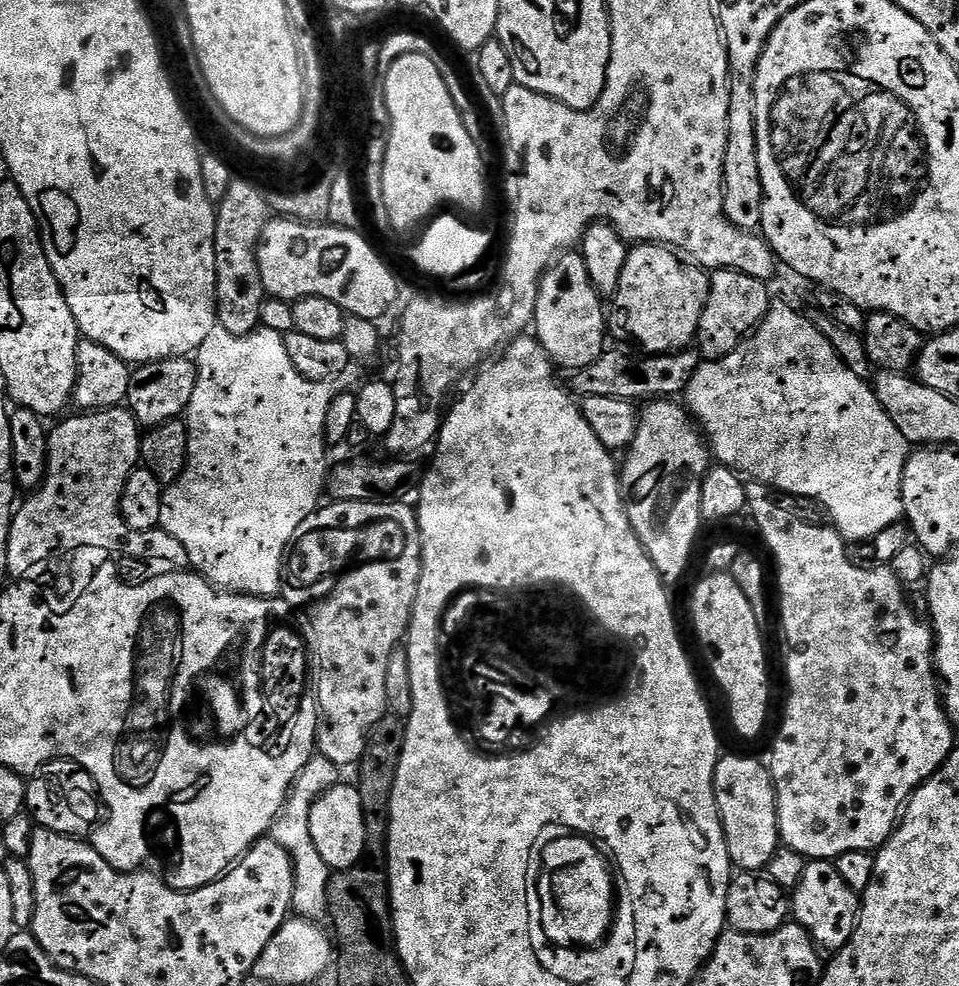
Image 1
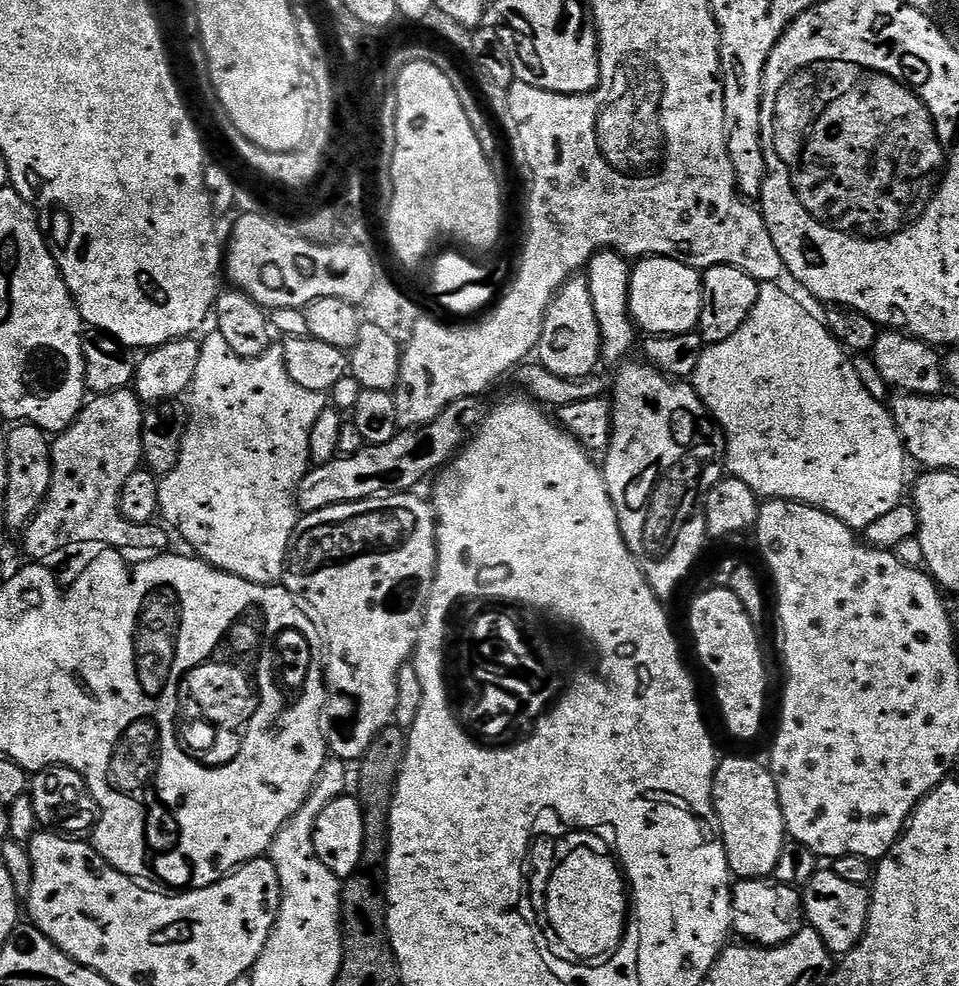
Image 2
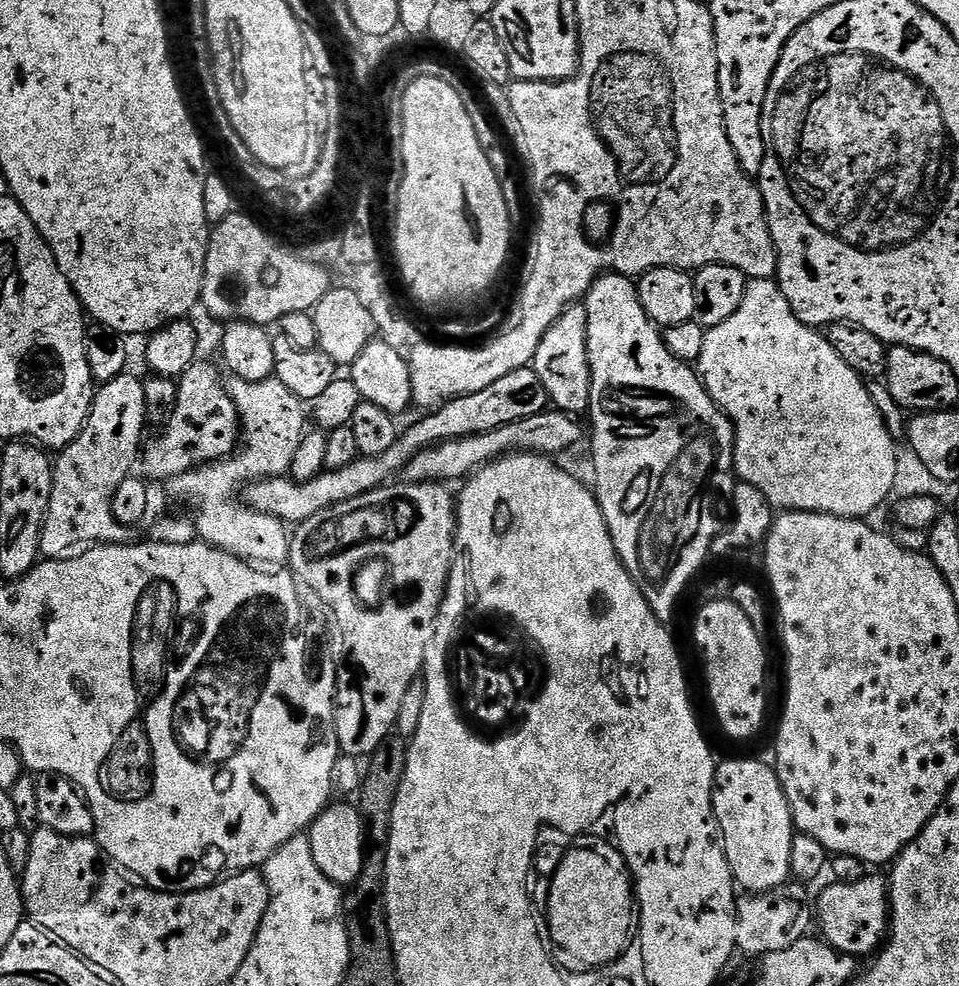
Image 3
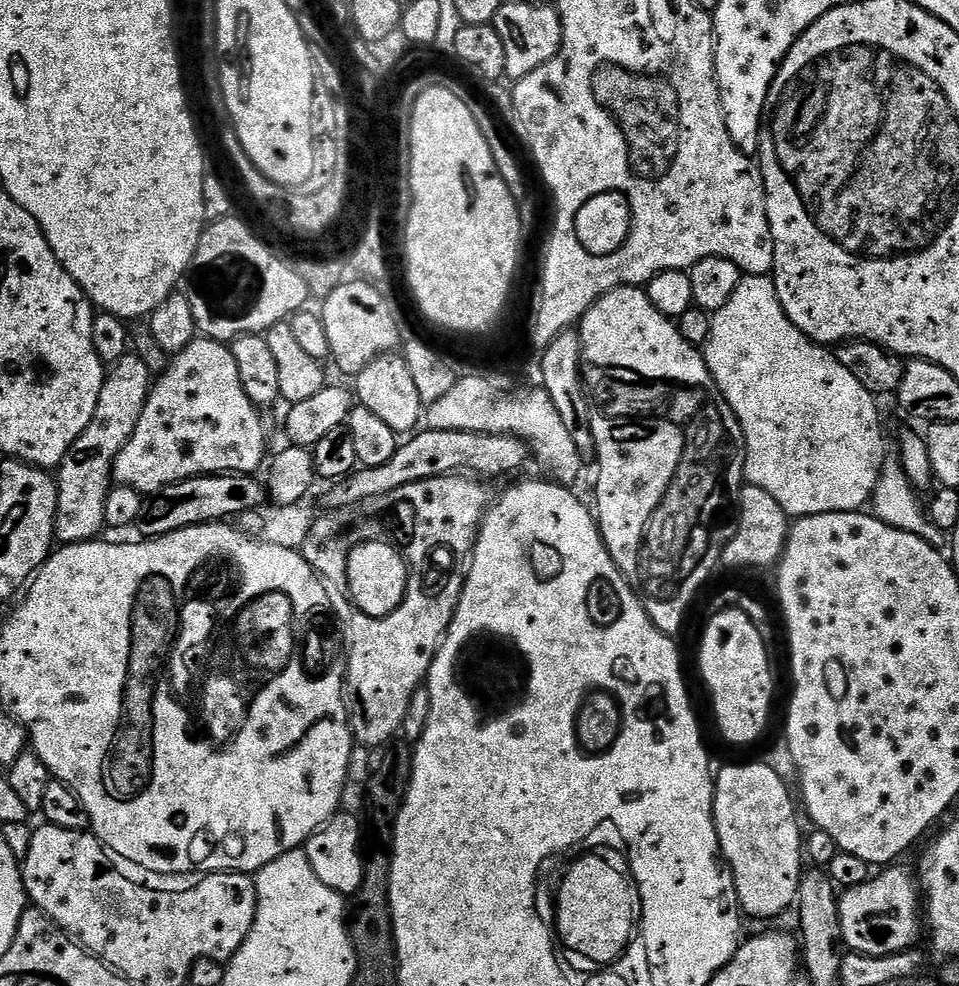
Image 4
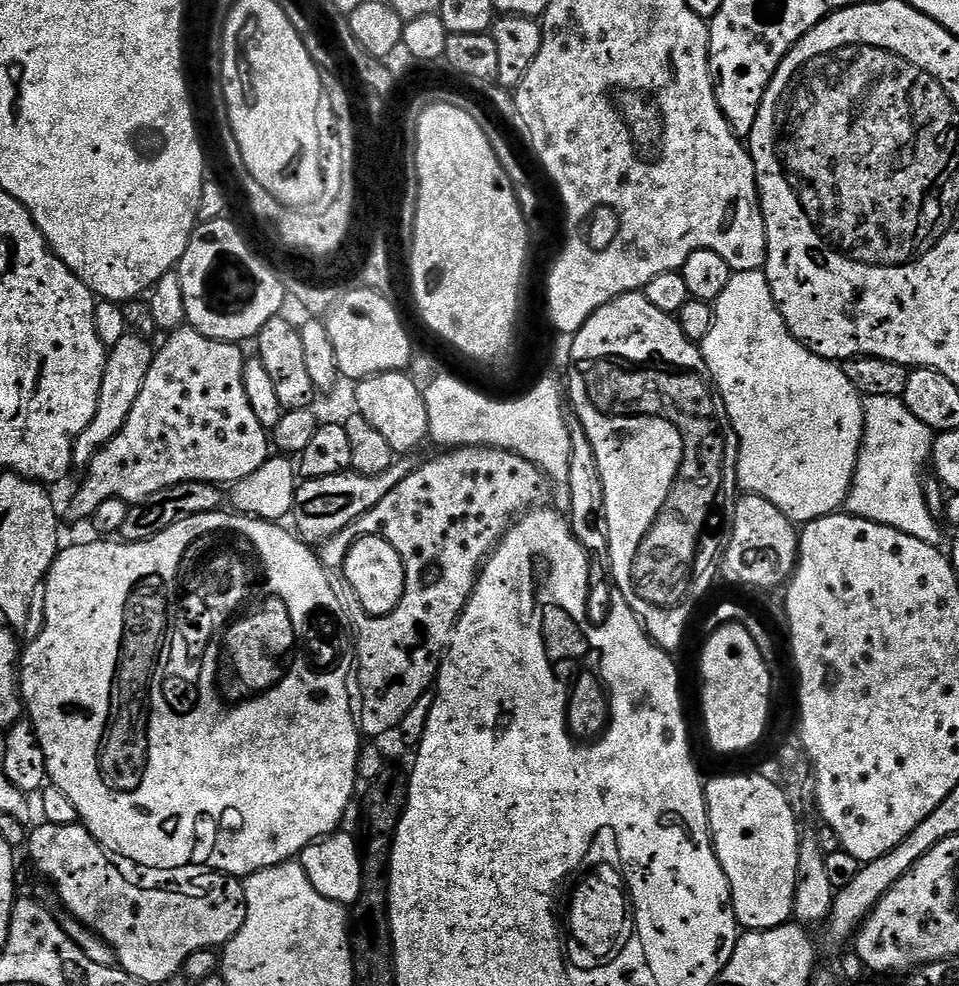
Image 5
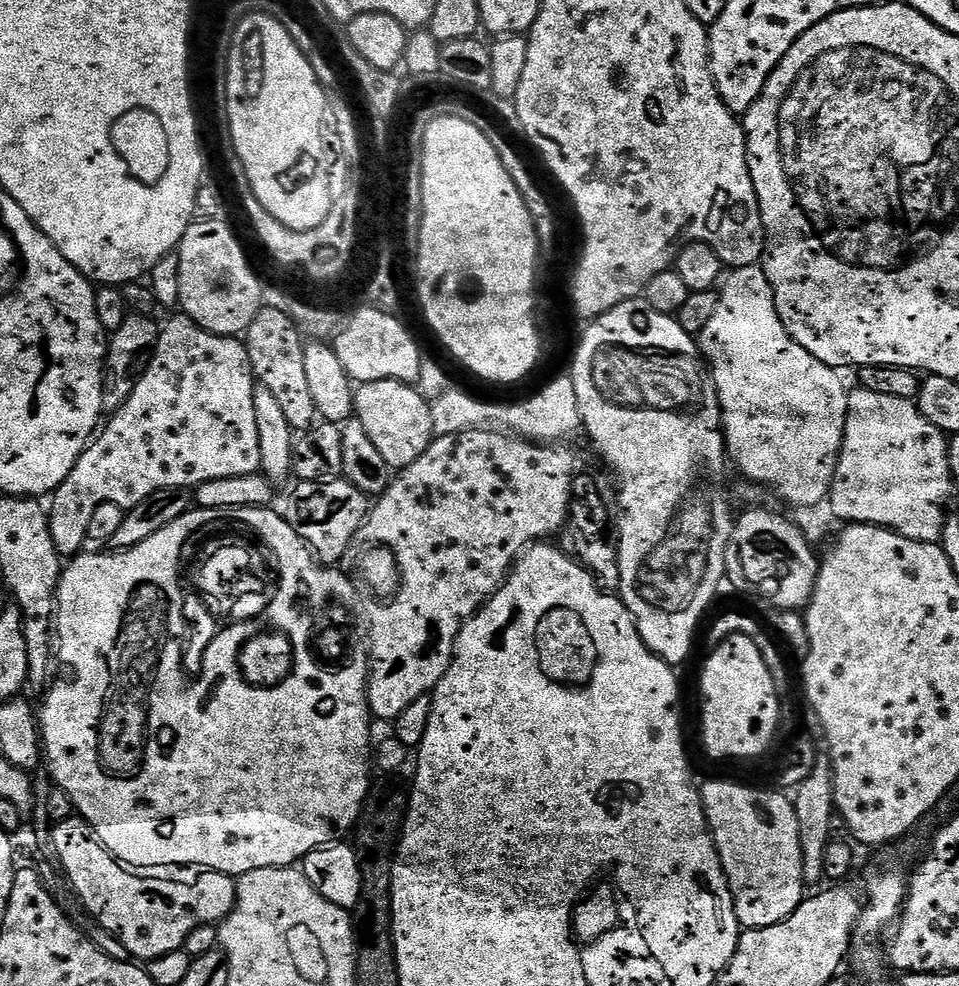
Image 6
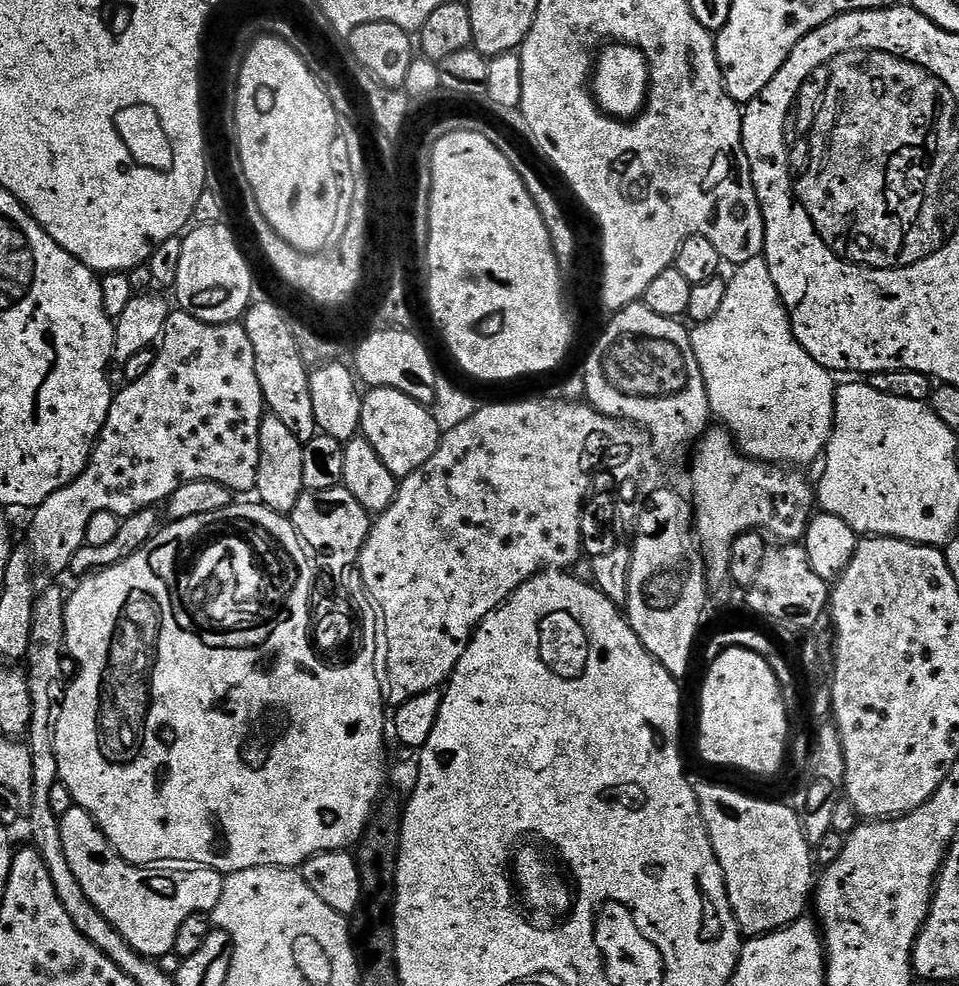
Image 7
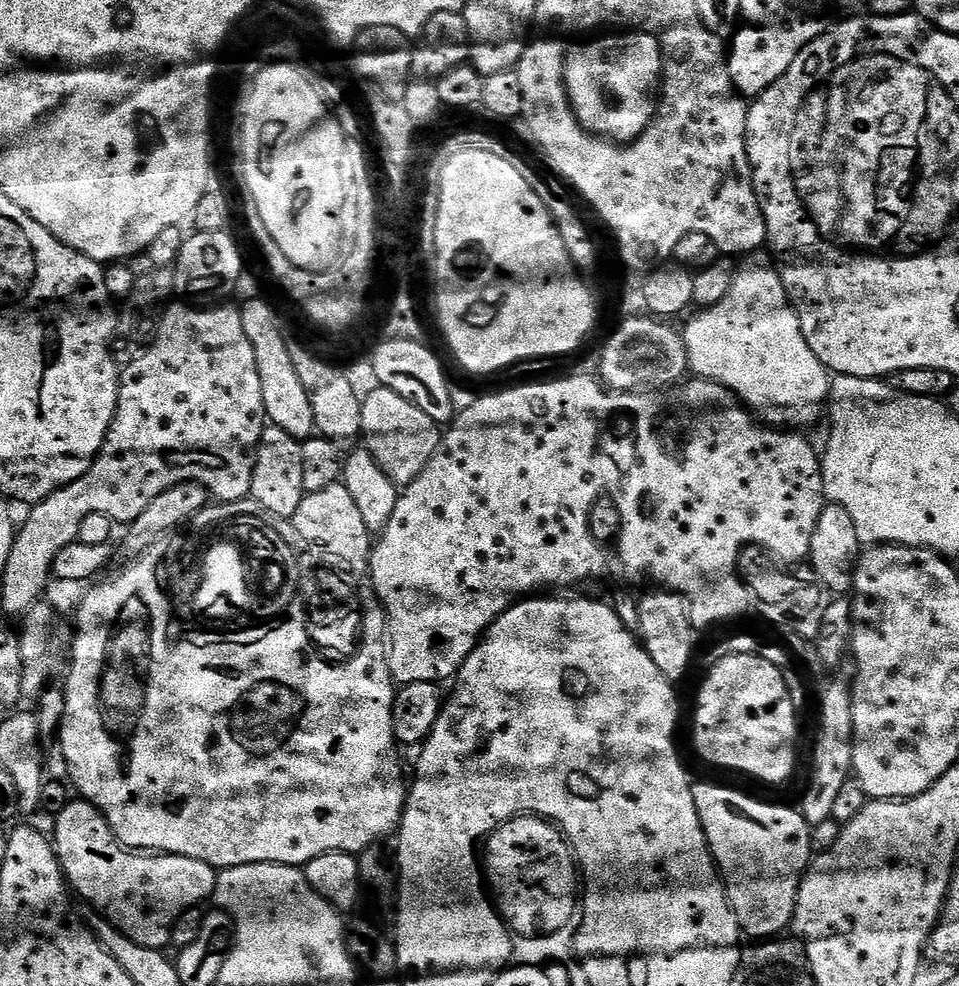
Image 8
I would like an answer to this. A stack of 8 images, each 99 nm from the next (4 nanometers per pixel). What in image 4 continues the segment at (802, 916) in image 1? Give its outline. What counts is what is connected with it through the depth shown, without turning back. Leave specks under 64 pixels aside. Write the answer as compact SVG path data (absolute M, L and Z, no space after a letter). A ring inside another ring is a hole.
M900 866L885 867L862 886L854 886L839 893L838 922L842 926L842 941L851 951L864 956L893 956L895 952L909 951L920 932L922 936L922 892L917 877L896 867Z

